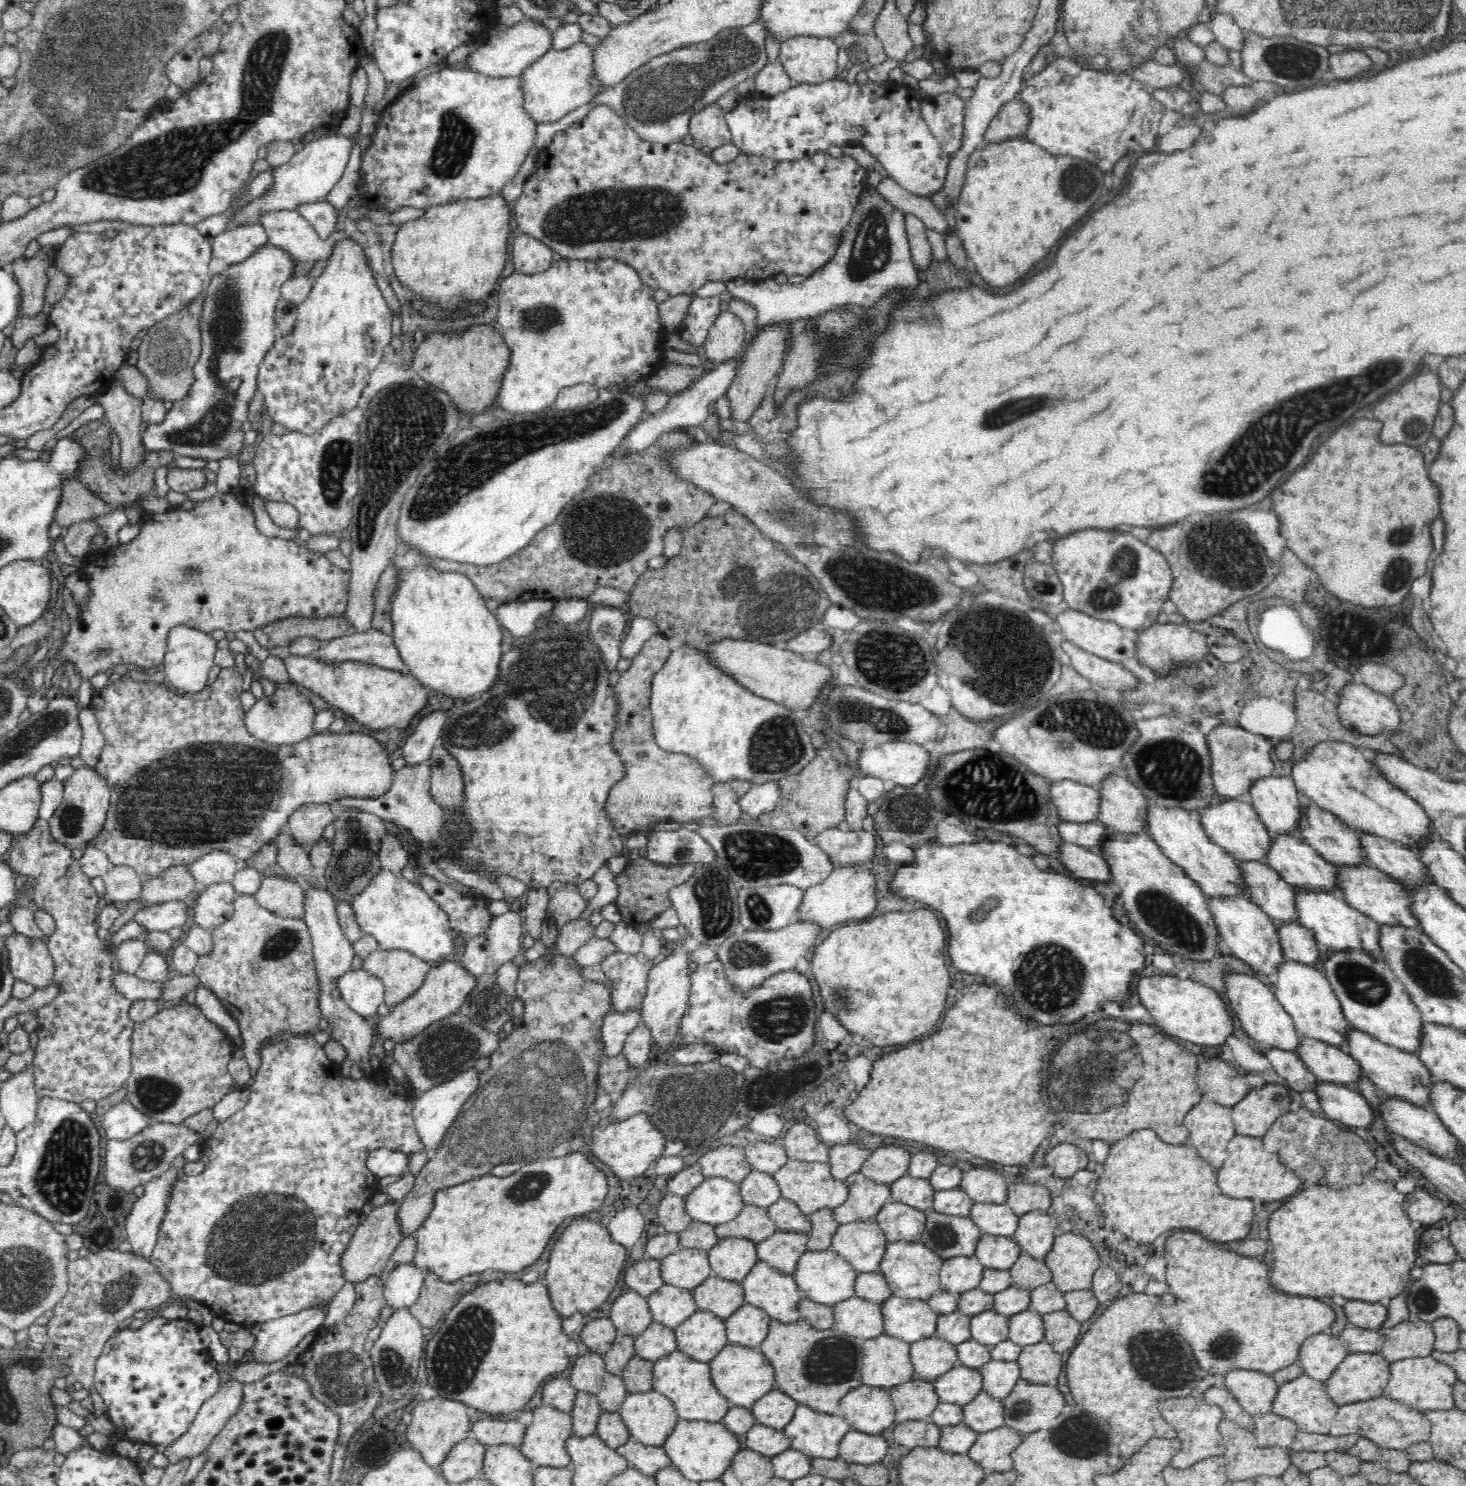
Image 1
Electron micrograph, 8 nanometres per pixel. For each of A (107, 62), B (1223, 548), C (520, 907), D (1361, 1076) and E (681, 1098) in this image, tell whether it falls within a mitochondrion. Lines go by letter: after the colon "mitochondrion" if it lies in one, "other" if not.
A: mitochondrion
B: mitochondrion
C: other
D: other
E: mitochondrion

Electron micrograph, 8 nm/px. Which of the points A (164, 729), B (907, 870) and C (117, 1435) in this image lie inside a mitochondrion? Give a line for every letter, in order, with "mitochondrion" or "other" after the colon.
A: other
B: other
C: other

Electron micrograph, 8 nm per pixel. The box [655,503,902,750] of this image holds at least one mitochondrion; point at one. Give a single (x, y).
(770, 606)

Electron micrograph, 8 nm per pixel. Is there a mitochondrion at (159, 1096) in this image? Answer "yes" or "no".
yes

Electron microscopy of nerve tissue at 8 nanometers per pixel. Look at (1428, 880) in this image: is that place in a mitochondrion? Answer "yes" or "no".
no

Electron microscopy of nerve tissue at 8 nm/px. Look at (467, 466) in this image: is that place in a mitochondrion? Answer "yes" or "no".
yes

